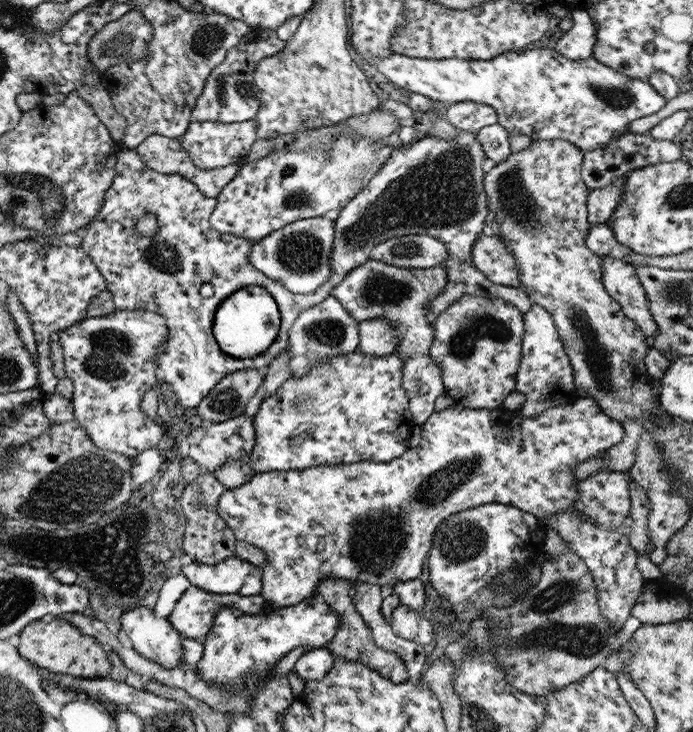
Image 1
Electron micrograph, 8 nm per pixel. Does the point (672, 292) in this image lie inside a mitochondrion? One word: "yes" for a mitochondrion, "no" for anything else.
yes

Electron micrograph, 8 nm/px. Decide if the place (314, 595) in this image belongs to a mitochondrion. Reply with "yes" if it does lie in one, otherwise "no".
no

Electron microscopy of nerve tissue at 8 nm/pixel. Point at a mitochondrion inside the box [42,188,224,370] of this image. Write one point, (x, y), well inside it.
(164, 257)

